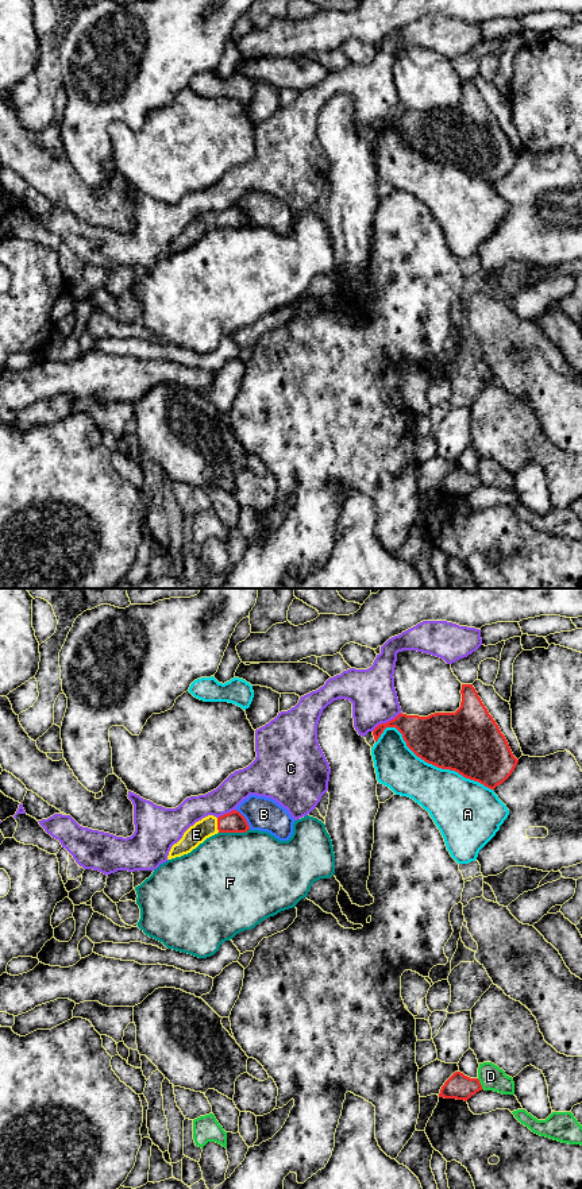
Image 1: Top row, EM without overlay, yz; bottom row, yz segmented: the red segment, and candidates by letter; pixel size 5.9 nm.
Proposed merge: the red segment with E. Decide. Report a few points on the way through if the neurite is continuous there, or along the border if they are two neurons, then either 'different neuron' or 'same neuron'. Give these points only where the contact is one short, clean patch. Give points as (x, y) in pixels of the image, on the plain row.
runs through yz (232, 217), (218, 220), (209, 220), (196, 230); same neuron

